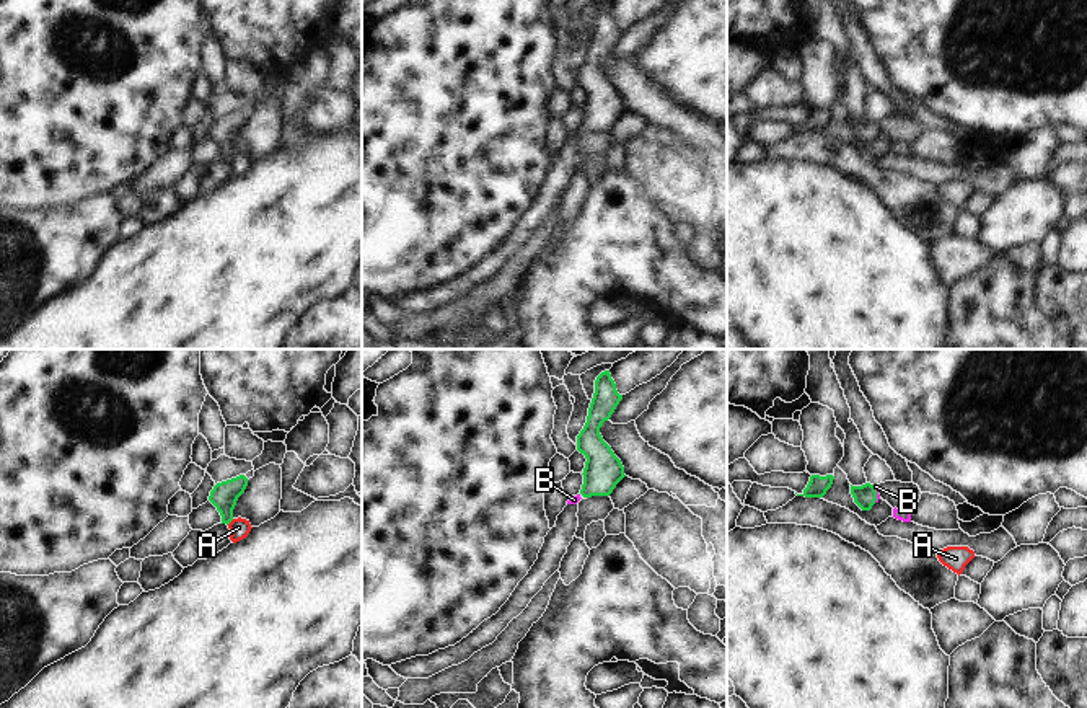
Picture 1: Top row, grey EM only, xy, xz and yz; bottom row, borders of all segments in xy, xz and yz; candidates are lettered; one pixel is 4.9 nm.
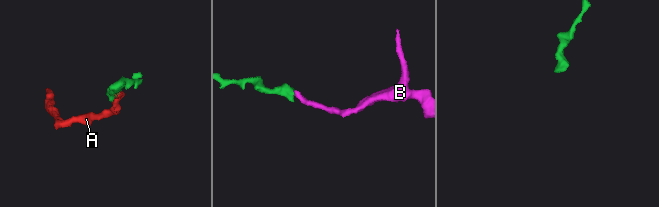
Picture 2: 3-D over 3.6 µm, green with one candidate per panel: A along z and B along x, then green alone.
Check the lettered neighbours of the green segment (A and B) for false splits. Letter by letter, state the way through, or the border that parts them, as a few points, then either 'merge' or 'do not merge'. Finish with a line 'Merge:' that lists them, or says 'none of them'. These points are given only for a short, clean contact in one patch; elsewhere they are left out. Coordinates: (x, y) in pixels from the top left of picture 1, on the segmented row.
A: border xy (233, 519), (227, 524); do not merge
B: way yz (864, 496), (875, 495), (875, 486); merge
Merge: B

